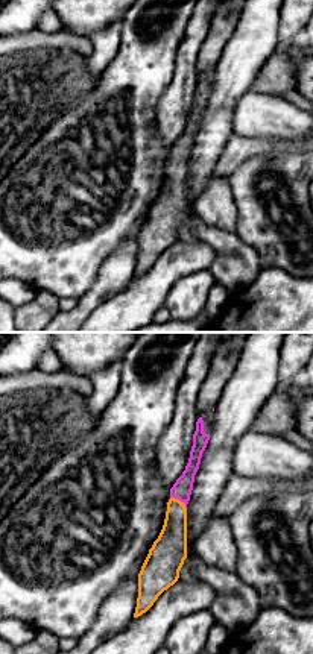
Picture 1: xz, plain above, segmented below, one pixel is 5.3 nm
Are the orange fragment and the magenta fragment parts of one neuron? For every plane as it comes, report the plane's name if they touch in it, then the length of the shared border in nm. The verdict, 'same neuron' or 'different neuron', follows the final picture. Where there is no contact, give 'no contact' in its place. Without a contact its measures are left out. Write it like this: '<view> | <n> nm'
xz | 110 nm

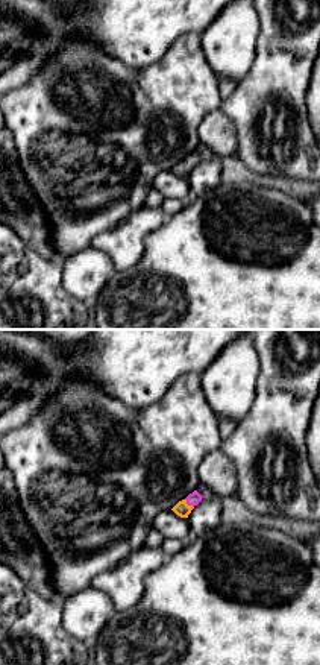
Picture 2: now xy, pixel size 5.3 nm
xy | 70 nm

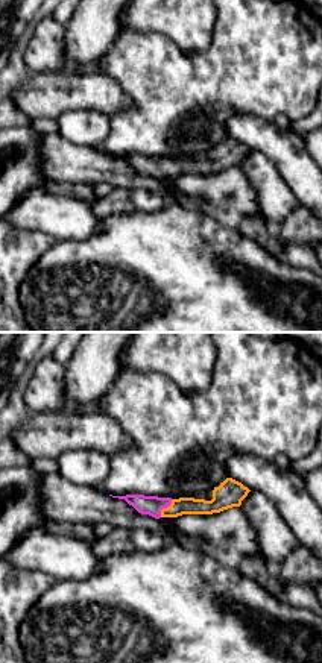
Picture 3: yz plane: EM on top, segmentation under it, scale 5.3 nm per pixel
yz | 120 nm

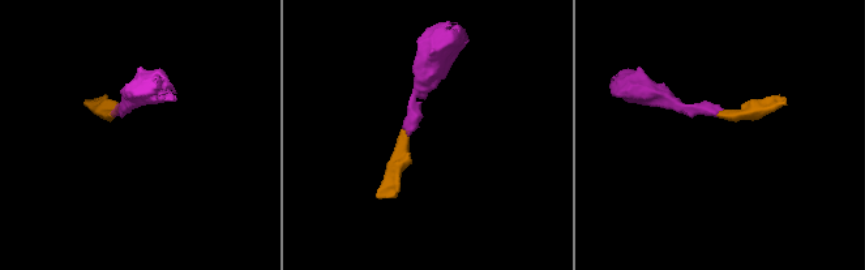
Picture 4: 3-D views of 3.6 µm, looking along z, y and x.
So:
same neuron

